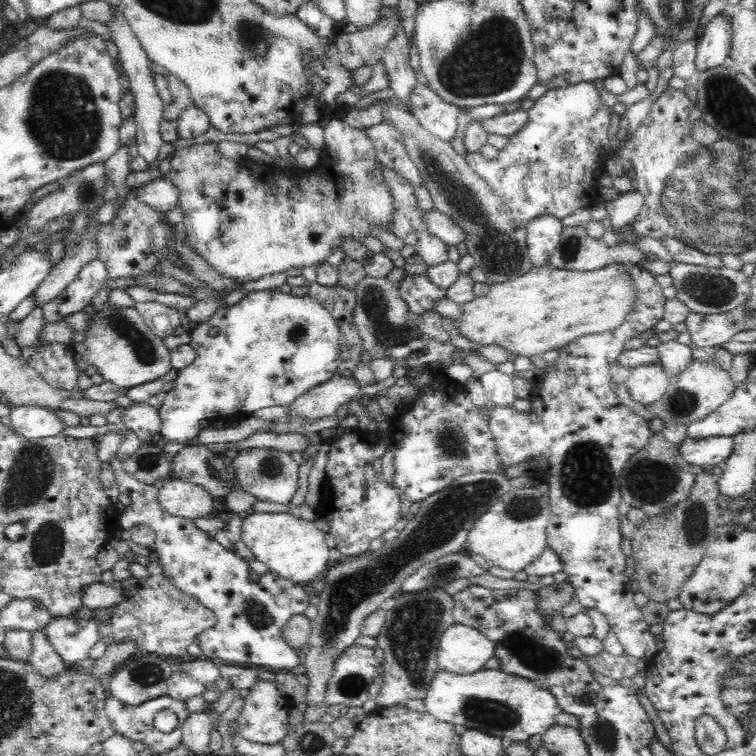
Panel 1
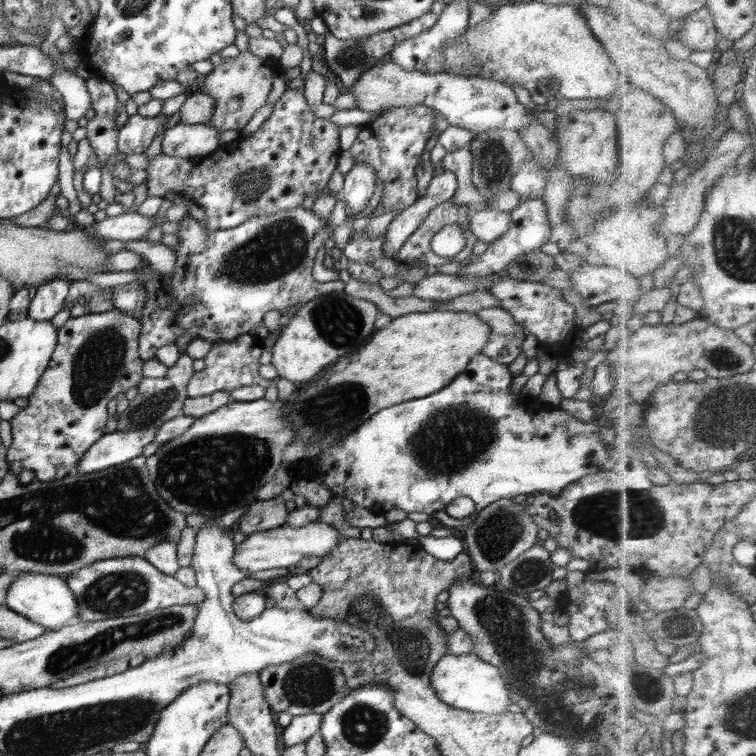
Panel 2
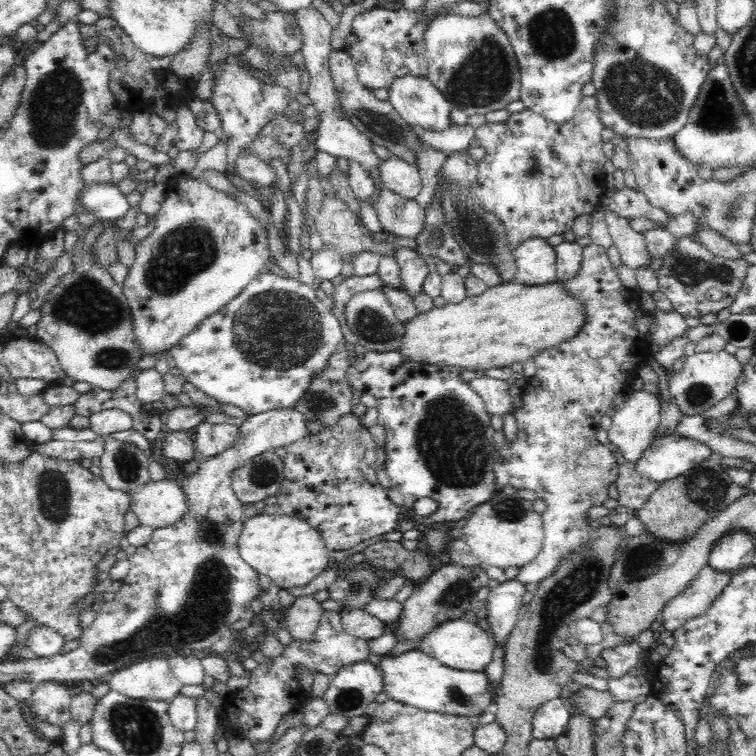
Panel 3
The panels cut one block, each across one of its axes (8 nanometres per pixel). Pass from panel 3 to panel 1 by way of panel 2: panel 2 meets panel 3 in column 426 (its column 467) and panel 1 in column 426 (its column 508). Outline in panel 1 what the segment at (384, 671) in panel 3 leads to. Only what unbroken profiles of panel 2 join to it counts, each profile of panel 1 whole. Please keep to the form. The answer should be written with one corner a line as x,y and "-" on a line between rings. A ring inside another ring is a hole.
488,669
476,671
474,674
452,674
444,670
438,670
428,686
426,697
423,699
427,712
440,722
450,724
462,724
468,729
486,732
492,736
498,736
509,742
525,742
534,734
544,734
554,723
560,712
557,699
548,689
538,687
538,682
522,678
514,674
508,674
500,669

